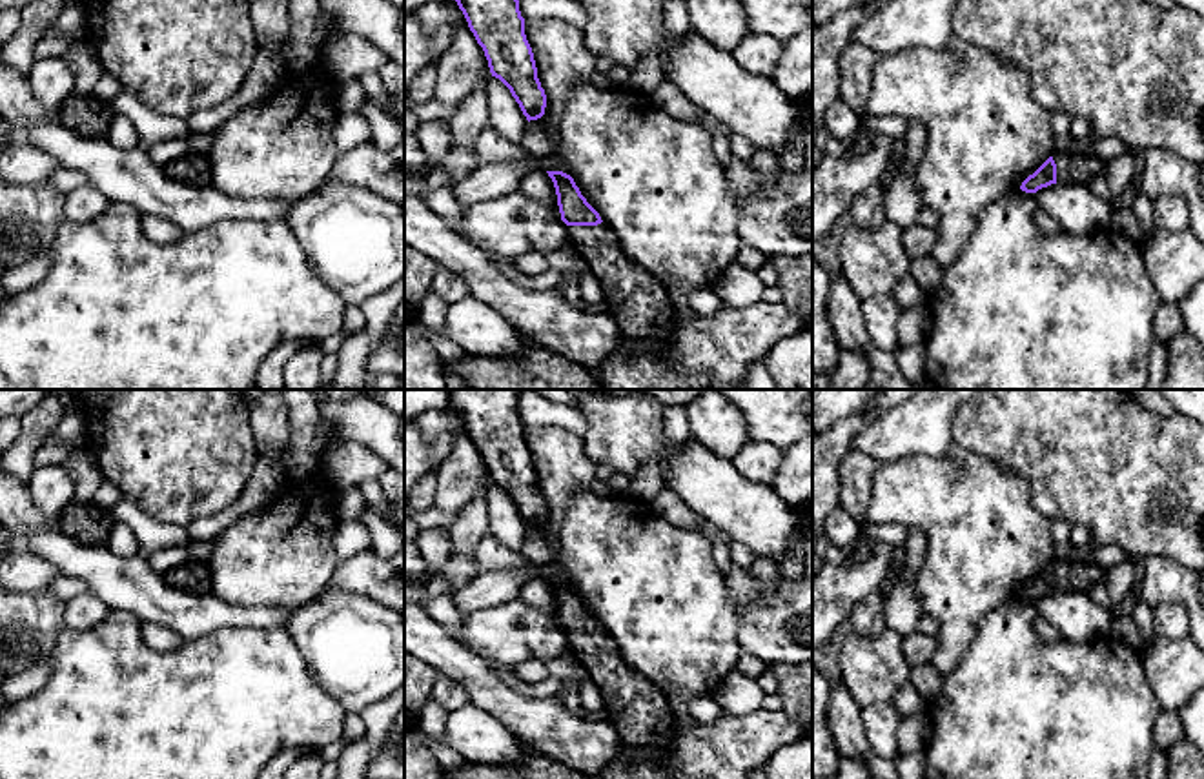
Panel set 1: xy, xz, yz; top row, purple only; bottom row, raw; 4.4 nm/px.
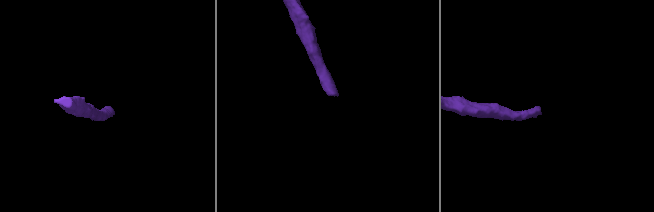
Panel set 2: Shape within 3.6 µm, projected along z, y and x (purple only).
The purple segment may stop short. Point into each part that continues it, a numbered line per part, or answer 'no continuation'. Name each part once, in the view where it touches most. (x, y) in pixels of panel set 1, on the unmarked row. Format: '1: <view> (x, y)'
1: xz (640, 712)

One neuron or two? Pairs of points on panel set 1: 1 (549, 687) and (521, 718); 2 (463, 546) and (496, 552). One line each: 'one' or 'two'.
1: two
2: two

